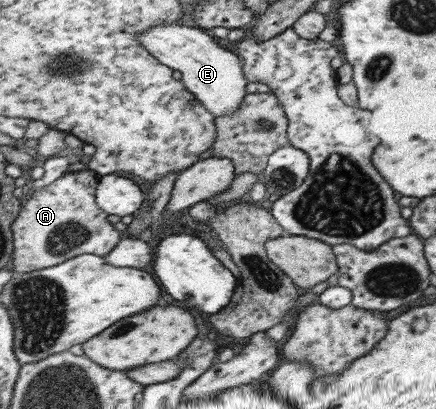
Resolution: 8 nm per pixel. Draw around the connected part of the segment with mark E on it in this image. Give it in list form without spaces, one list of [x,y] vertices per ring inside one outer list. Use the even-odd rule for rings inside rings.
[[[176,22],[155,26],[139,34],[137,39],[140,46],[146,47],[152,56],[172,70],[179,71],[187,89],[196,94],[200,105],[214,114],[216,118],[234,115],[249,95],[248,78],[244,76],[245,62],[242,62],[235,52],[218,46],[214,38],[206,34],[204,29]]]

